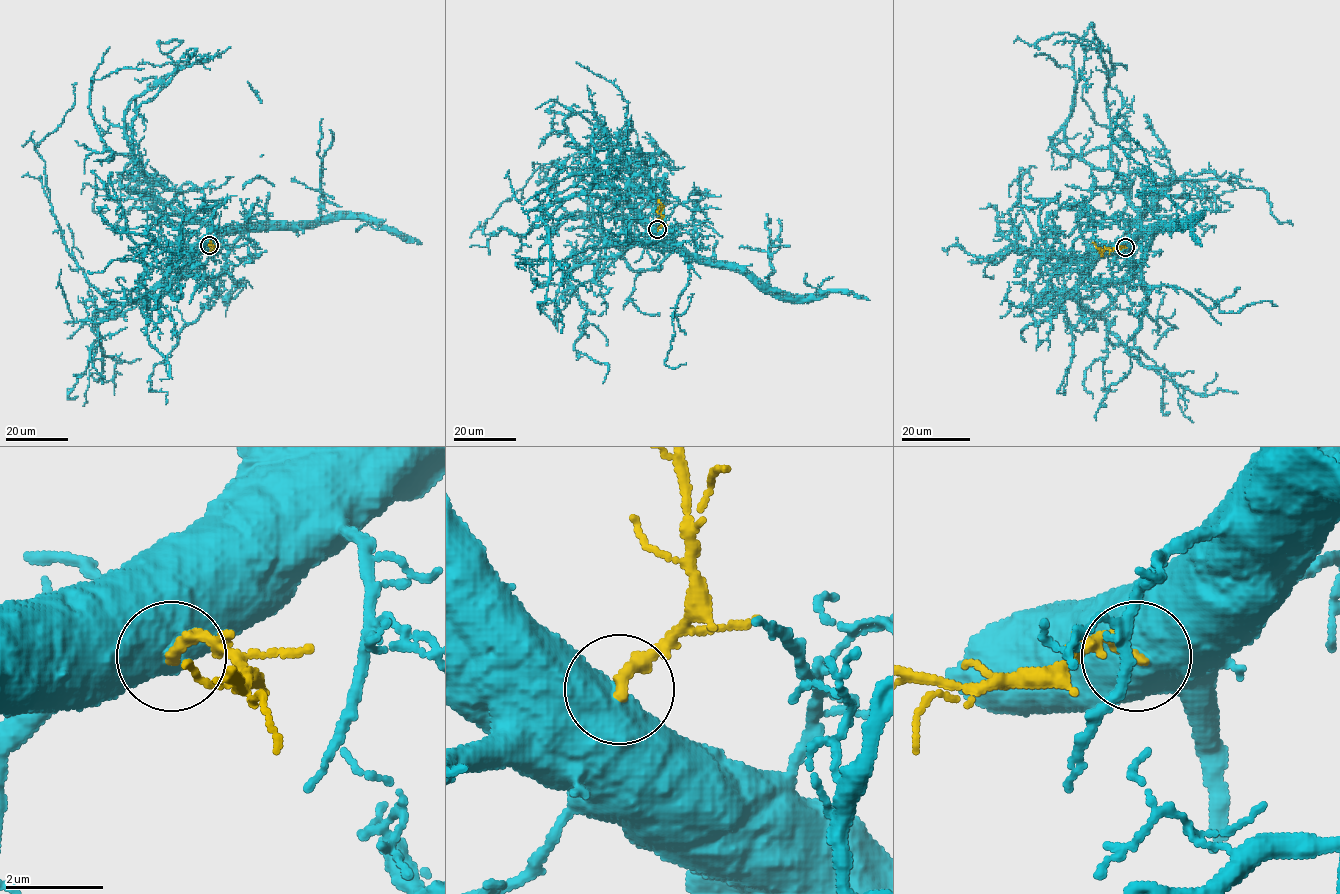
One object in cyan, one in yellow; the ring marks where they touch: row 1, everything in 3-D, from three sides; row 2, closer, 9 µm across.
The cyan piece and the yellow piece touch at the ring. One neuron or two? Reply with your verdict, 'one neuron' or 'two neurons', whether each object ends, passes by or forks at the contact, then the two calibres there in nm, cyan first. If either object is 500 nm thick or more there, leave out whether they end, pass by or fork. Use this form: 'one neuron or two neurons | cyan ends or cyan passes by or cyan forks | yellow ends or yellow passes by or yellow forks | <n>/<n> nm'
one neuron | 750/280 nm

